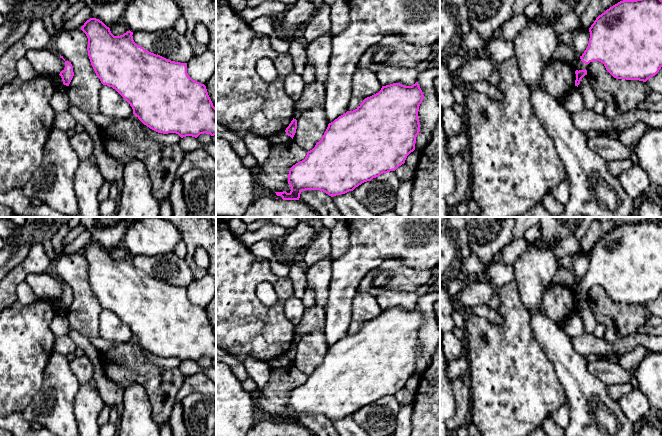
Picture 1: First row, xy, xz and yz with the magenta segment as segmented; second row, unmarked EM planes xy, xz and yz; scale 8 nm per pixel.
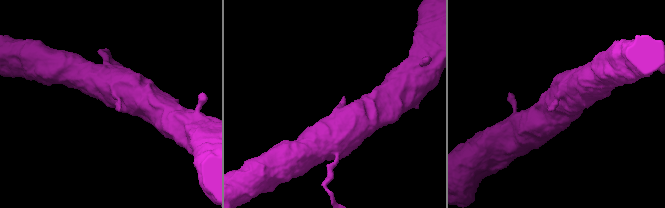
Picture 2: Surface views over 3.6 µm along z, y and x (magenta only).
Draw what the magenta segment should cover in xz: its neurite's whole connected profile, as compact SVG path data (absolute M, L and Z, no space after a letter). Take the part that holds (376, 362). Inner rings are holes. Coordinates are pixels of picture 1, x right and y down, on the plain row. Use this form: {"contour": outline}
{"contour": "M416 306L412 310L393 307L363 324L353 335L339 340L328 351L304 384L293 389L288 398L291 415L275 416L283 424L299 424L302 415L320 414L333 421L353 415L364 406L395 395L415 374L420 356L419 330L424 323Z"}

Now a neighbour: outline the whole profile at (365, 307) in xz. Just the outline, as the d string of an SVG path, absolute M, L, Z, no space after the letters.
M358 292L352 302L352 316L348 327L348 335L357 333L367 321L378 317L382 312L375 296Z

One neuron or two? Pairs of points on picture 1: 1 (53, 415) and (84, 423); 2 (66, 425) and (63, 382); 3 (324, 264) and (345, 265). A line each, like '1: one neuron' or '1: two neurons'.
1: two neurons
2: one neuron
3: two neurons

